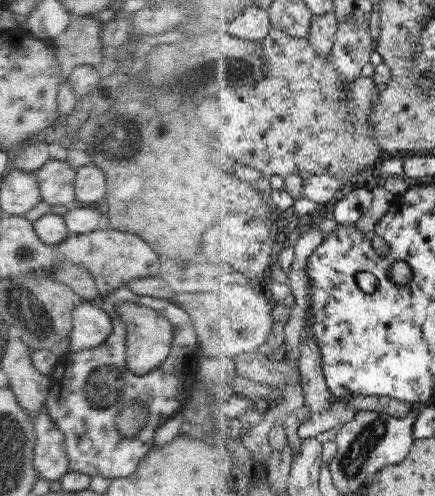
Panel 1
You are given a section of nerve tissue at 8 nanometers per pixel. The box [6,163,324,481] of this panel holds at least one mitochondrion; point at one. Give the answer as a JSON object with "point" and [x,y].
{"point":[105,386]}

